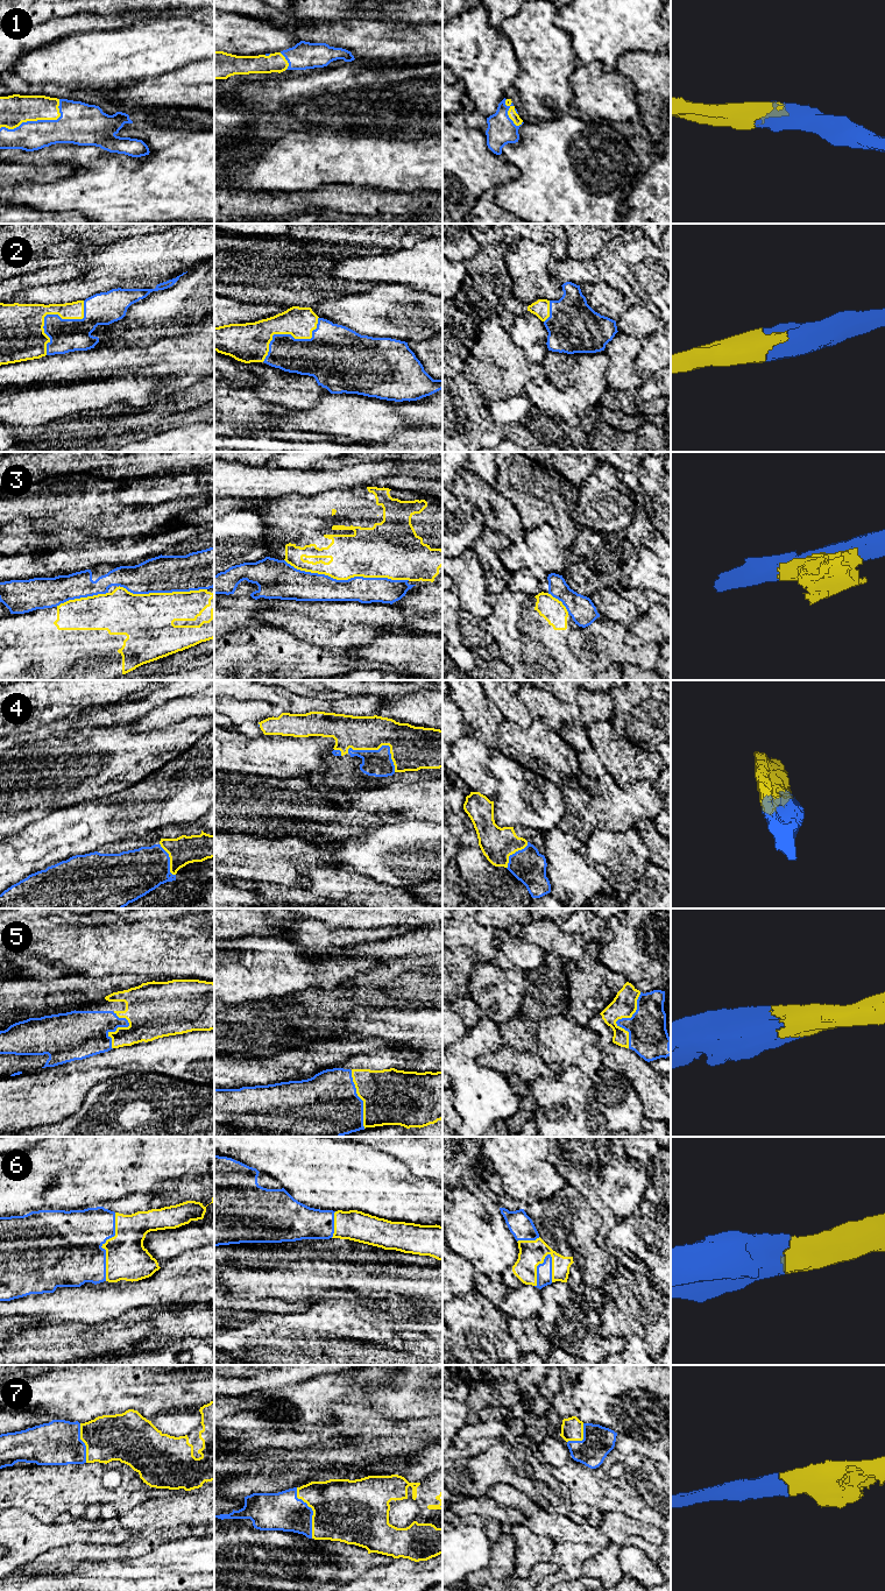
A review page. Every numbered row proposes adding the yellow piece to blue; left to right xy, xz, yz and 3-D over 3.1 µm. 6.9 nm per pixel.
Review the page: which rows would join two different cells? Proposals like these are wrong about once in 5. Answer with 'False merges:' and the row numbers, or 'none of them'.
False merges: 3

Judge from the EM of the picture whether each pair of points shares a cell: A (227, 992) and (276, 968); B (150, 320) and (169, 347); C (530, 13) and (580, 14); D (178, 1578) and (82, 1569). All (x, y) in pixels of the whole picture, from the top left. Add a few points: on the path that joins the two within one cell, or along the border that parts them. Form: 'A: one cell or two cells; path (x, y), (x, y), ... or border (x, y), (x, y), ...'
A: one cell; path (239, 981), (247, 973), (264, 973)
B: two cells; border (188, 331), (162, 336), (146, 346), (135, 347)
C: two cells; border (557, 12), (553, 22), (571, 37)
D: two cells; border (178, 1571), (160, 1571), (146, 1577), (125, 1578)

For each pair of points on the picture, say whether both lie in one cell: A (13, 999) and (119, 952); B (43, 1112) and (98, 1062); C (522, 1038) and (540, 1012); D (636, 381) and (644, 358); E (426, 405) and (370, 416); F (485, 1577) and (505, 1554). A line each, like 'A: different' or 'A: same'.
A: different
B: same
C: same
D: different
E: different
F: same

